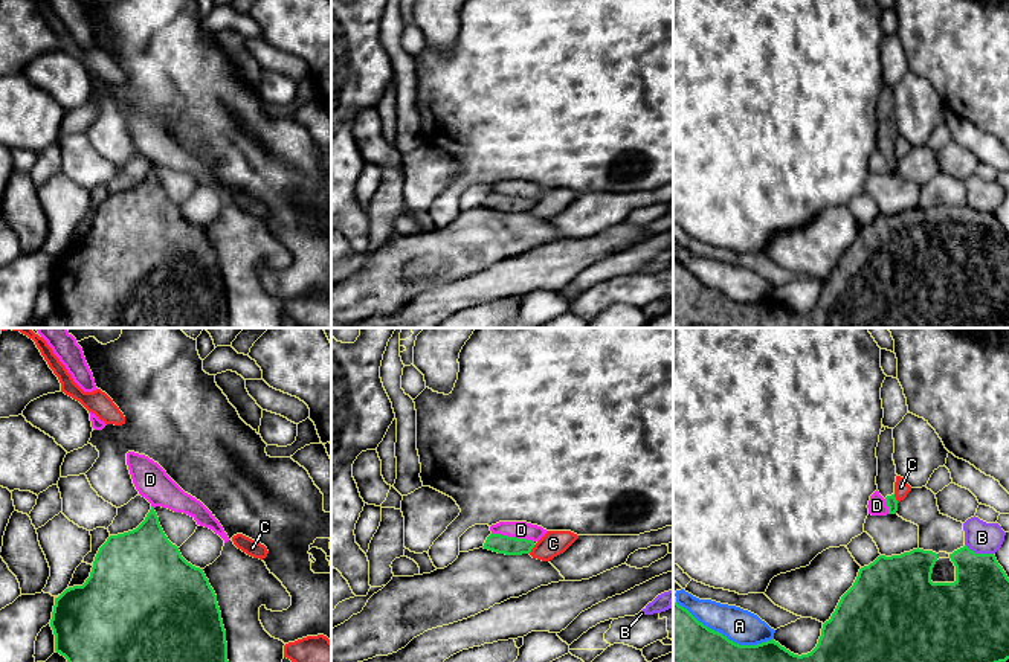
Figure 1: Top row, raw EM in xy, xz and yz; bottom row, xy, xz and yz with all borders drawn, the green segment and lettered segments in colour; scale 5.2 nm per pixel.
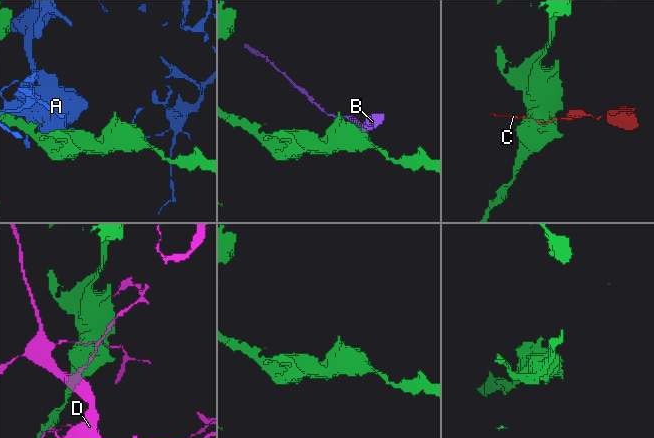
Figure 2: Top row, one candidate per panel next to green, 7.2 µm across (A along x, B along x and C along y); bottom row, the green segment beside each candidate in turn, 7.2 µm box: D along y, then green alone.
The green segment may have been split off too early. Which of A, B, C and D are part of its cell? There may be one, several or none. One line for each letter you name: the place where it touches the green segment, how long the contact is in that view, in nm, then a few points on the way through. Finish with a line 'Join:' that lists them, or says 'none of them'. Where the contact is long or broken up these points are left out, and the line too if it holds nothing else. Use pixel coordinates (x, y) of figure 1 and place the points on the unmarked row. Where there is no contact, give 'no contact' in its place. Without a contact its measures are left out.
Join: none of them

